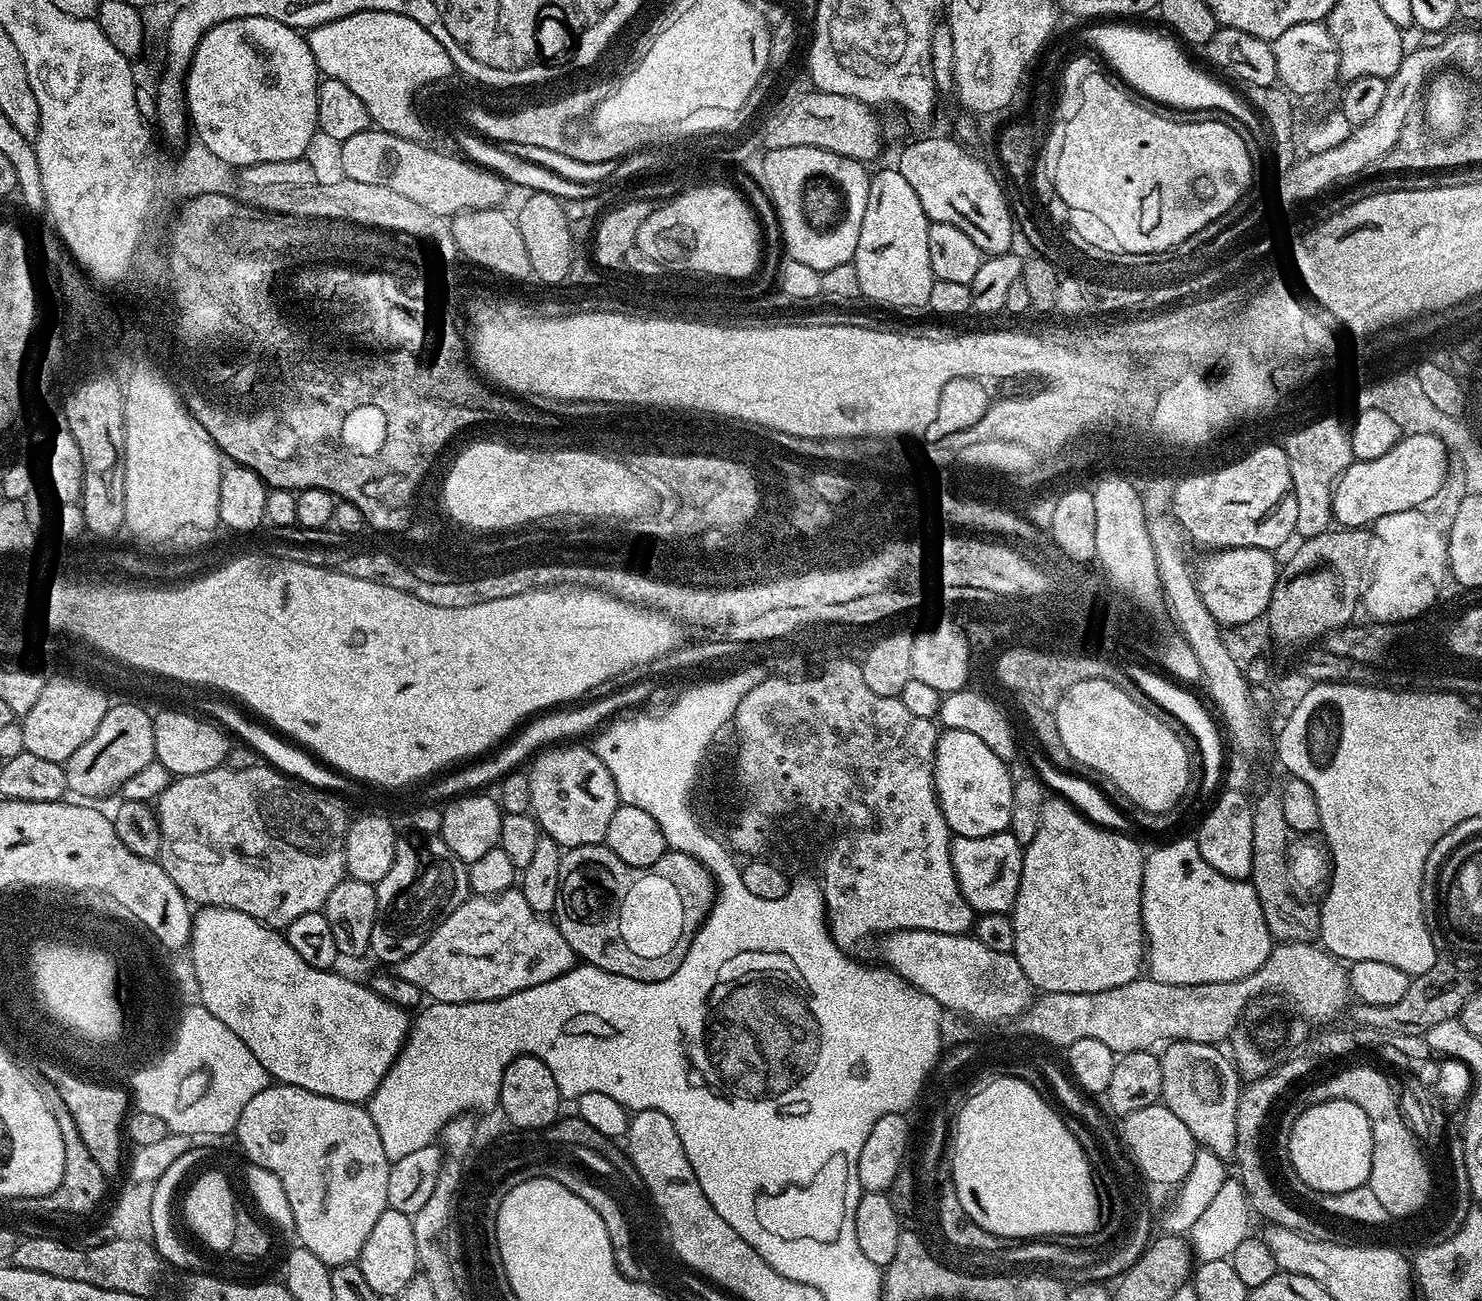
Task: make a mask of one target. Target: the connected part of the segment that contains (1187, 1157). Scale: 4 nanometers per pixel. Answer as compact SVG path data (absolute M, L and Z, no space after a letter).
M1157 1102L1134 1110L1133 1113L1126 1113L1122 1116L1122 1122L1124 1125L1118 1128L1119 1139L1125 1149L1132 1148L1131 1159L1137 1169L1140 1167L1140 1172L1146 1179L1153 1180L1156 1184L1176 1186L1186 1178L1186 1174L1190 1174L1198 1151L1196 1139L1190 1130L1186 1130L1178 1114L1171 1112L1165 1104Z

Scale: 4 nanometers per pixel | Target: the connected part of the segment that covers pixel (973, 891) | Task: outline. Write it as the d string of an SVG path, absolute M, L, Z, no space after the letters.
M1011 831L990 834L986 838L956 836L952 841L950 858L958 878L960 892L971 906L973 913L1011 913L1018 886L1022 882L1024 848Z

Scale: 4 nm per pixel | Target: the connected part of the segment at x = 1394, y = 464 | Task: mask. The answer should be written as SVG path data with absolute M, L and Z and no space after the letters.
M1434 434L1405 435L1382 458L1373 460L1353 459L1332 489L1332 519L1341 528L1364 528L1372 526L1383 515L1397 514L1398 511L1408 511L1427 505L1436 498L1448 472L1449 459L1447 448Z

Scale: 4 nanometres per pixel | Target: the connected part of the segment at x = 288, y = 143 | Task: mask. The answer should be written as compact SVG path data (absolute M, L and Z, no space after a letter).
M238 17L232 21L214 25L201 38L189 63L187 75L184 80L184 101L187 104L187 115L190 121L191 131L196 135L195 139L203 143L211 153L216 154L222 162L239 170L257 164L258 162L286 162L287 160L299 160L304 152L312 144L312 139L318 136L318 90L322 73L316 67L316 59L310 50L307 39L297 29L286 26L282 22L274 22L274 18L262 17Z

